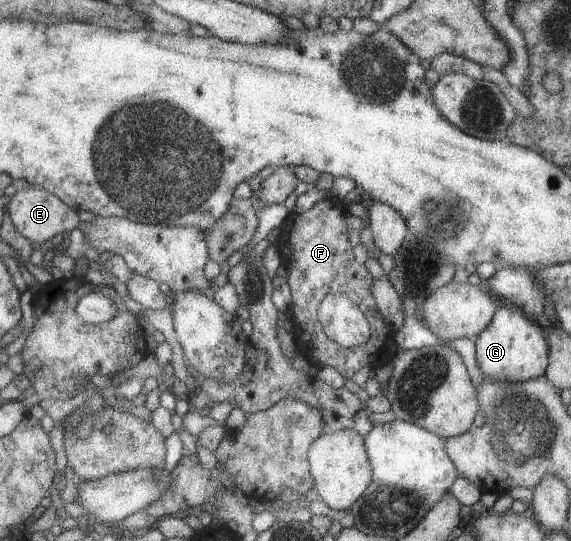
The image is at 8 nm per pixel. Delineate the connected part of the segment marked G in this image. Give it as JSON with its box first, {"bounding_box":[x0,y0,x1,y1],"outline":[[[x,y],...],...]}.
{"bounding_box":[473,303,548,383],"outline":[[[501,303],[490,323],[473,339],[475,363],[483,377],[494,381],[520,383],[545,375],[548,363],[548,346],[542,336],[542,328],[536,320],[526,317],[515,305]]]}

